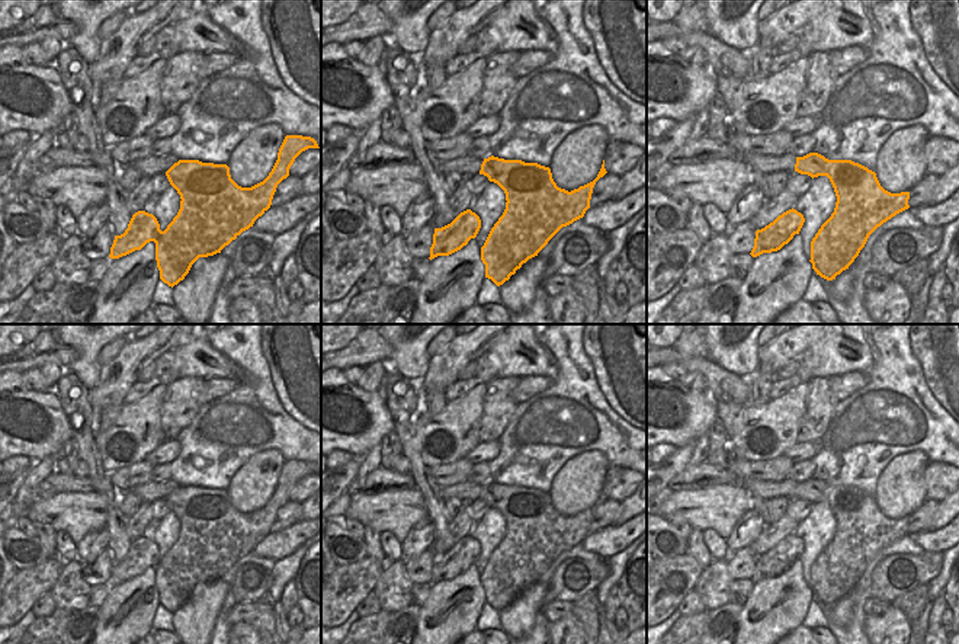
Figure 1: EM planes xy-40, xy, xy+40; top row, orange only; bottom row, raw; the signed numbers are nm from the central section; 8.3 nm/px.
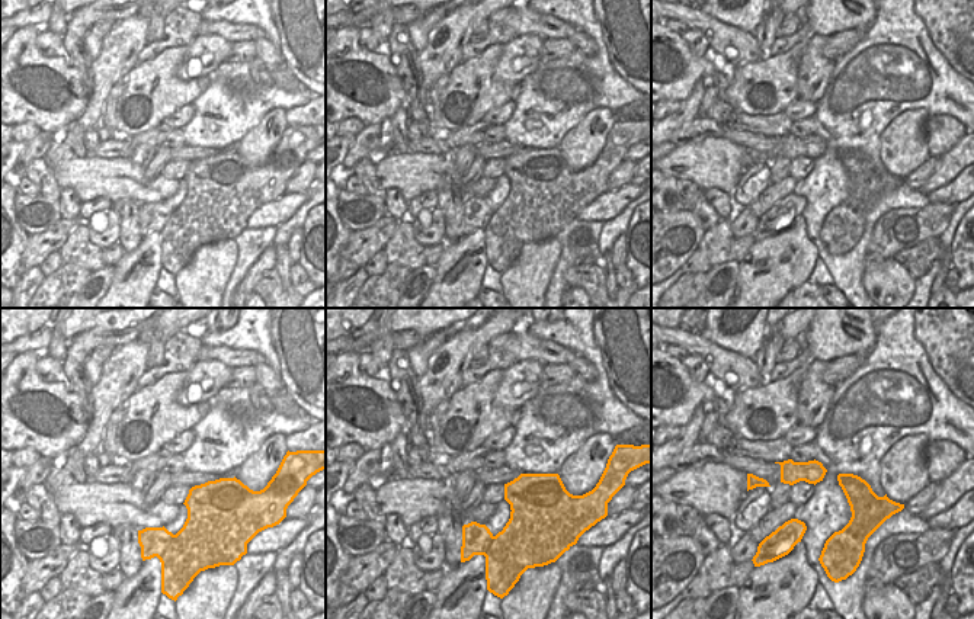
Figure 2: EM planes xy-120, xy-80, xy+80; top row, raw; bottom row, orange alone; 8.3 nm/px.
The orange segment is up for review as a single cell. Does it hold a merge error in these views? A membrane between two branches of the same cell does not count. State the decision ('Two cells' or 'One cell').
Two cells

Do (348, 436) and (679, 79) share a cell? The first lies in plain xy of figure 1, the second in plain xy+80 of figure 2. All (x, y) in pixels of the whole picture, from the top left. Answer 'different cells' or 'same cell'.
same cell

